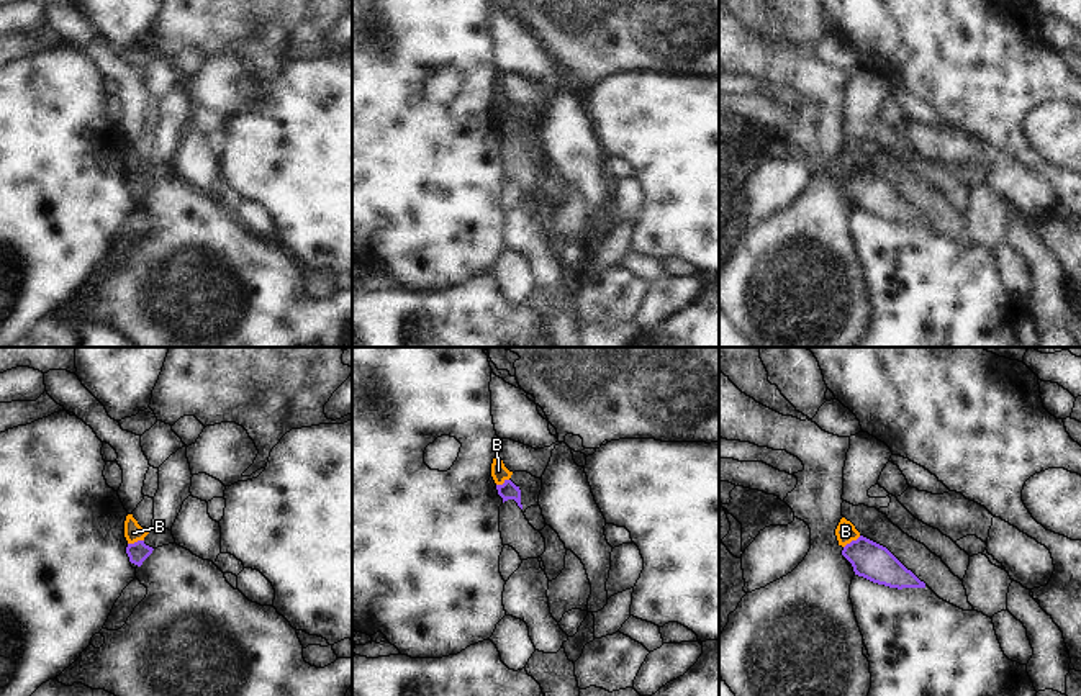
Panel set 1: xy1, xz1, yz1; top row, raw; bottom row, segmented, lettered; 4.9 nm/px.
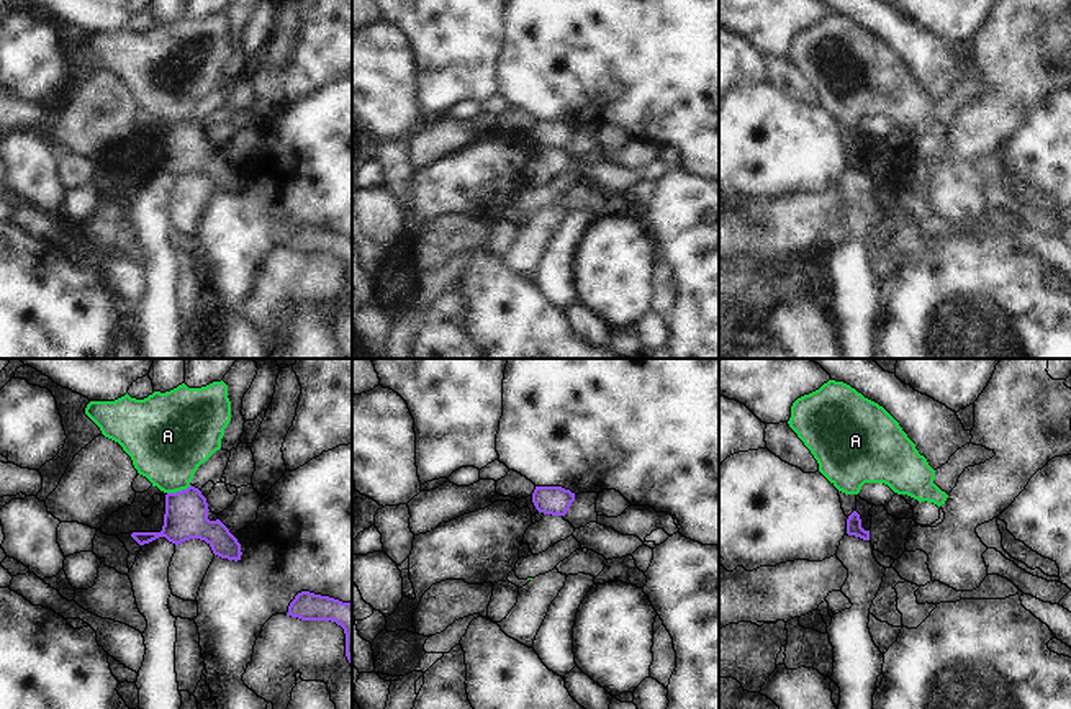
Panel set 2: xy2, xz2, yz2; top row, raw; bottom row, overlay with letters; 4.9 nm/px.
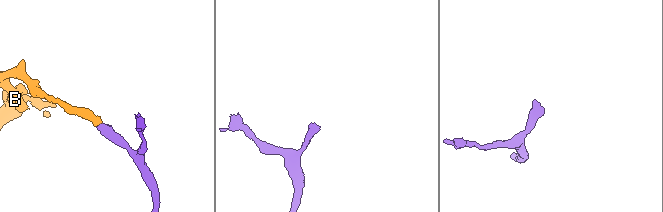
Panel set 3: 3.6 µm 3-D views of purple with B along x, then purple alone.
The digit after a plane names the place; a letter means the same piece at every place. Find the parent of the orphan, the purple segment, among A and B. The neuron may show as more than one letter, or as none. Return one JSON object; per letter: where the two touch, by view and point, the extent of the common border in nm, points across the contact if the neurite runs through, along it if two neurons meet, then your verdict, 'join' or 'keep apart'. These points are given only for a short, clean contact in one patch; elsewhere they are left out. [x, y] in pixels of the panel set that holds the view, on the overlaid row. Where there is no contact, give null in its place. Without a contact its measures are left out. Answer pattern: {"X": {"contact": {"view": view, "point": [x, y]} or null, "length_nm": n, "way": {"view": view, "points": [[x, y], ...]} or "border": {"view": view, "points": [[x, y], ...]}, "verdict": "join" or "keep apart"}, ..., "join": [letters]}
{"A": {"contact": {"view": "xy2", "point": [179, 492]}, "length_nm": 130, "way": {"view": "xy2", "points": [[185, 518], [185, 505], [179, 492], [167, 457], [167, 442]]}, "verdict": "join"}, "B": {"contact": {"view": "yz1", "point": [852, 541]}, "length_nm": 110, "border": {"view": "yz1", "points": [[860, 536], [844, 547]]}, "verdict": "keep apart"}, "join": ["A"]}

